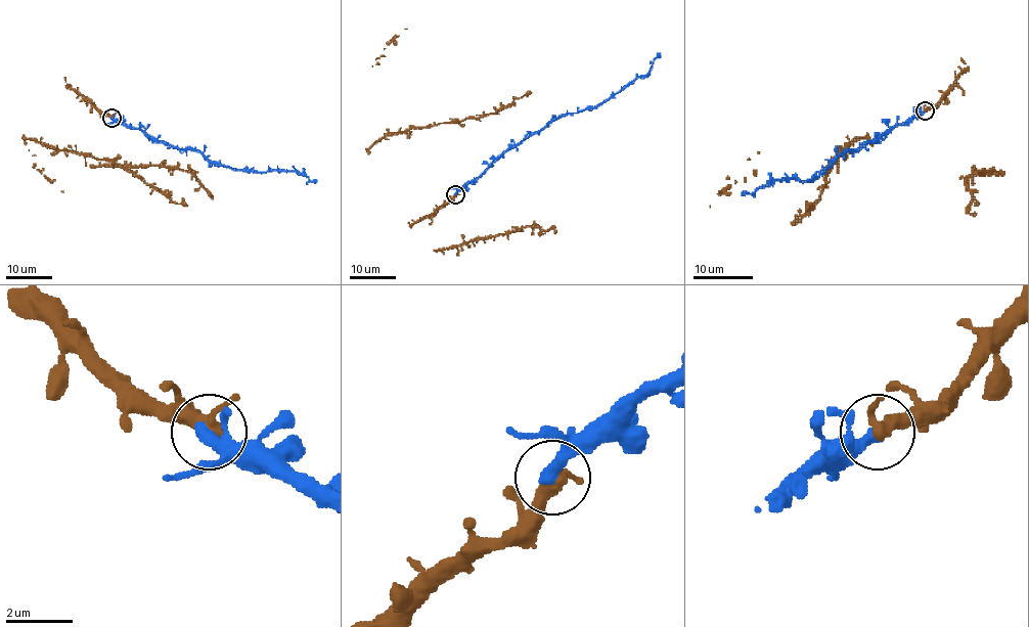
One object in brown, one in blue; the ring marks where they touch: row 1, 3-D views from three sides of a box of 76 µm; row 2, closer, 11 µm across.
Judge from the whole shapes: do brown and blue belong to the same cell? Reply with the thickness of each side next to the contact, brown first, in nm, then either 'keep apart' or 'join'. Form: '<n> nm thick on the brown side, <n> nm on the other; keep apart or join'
340 nm thick on the brown side, 320 nm on the other; join

